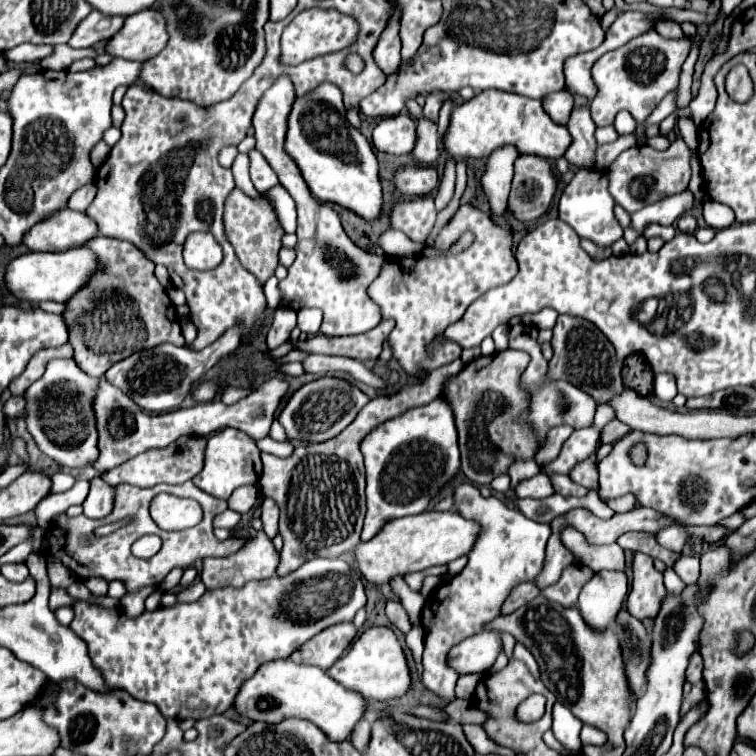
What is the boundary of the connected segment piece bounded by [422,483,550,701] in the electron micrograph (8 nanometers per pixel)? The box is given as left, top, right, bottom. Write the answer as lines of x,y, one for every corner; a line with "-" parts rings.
470,483
456,487
454,499
456,511
482,523
482,533
468,555
466,567
456,577
450,577
436,591
432,591
422,609
422,627
426,633
422,653
422,681
430,691
448,701
454,699
454,687
460,677
460,673
448,665
450,649
466,637
484,631
486,623
500,617
502,603
520,583
536,581
544,569
546,541
550,537
550,525
524,517
518,509
506,507
496,497
484,499

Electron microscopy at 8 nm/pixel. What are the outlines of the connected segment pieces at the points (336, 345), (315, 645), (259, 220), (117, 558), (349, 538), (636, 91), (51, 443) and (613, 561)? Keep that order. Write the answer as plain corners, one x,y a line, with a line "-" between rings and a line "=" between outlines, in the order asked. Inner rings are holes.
384,319
378,323
372,331
360,335
360,337
324,337
314,335
306,341
294,341
298,349
304,349
308,353
324,353
324,355
342,355
358,361
376,361
382,353
382,343
386,339
386,333
394,329
392,319
=
352,621
336,623
324,629
324,633
318,633
310,641
306,641
300,649
296,649
290,655
290,661
304,663
304,665
316,665
326,671
332,663
338,661
338,657
350,645
354,635
356,635
356,627
=
234,189
226,201
224,225
226,225
228,241
232,243
240,263
250,273
254,273
260,279
260,283
266,283
266,279
274,275
276,265
279,264
278,254
282,247
280,239
284,235
284,231
280,229
280,223
276,221
276,215
272,213
272,209
268,209
268,201
250,199
240,189
=
186,481
182,485
154,485
150,489
142,489
142,487
134,487
134,485
118,485
116,489
116,503
114,503
114,511
104,517
104,519
88,519
86,515
78,515
78,517
66,517
66,513
58,515
54,521
58,527
66,529
66,557
72,559
72,563
64,563
72,573
76,573
80,579
86,579
86,577
102,577
106,581
122,581
126,585
126,591
128,593
136,593
144,587
158,587
164,577
174,569
174,567
182,567
186,569
190,563
194,563
196,559
204,559
204,557
226,557
230,553
234,553
236,549
242,547
242,537
232,537
232,541
218,541
214,537
214,527
212,527
212,521
216,515
220,515
222,511
226,511
228,503
224,499
218,499
218,497
212,497
208,493
204,493
202,489
198,489
192,481
-
158,493
170,493
170,495
178,495
178,497
192,497
200,503
202,511
204,511
204,517
202,521
192,527
192,529
184,529
184,531
162,531
150,517
150,501
158,495
-
126,515
132,515
134,521
120,529
120,531
114,531
112,535
108,537
100,537
96,539
94,537
94,529
96,525
106,525
106,523
114,523
-
70,533
78,533
78,539
82,541
82,545
78,547
78,551
68,551
68,535
-
150,533
156,533
160,539
162,539
162,549
152,557
152,559
138,559
132,555
130,547
134,541
138,541
140,537
144,535
150,535
=
456,359
444,367
434,369
424,381
404,385
398,393
394,395
378,395
370,399
370,403
358,413
356,421
344,429
338,437
332,441
324,443
308,443
306,447
296,447
294,453
286,459
280,459
270,453
262,453
262,465
264,465
264,475
260,475
260,485
266,497
272,497
278,507
280,507
280,535
284,537
284,549
280,551
280,565
278,565
278,577
286,577
288,573
296,571
300,565
304,565
310,559
316,557
340,557
344,553
352,553
360,545
360,531
362,531
362,521
366,513
366,477
364,477
364,463
362,463
362,453
358,449
358,443
370,433
372,427
380,425
382,421
388,421
400,413
404,413
410,407
418,405
428,405
436,397
440,397
440,385
452,377
452,373
458,373
464,367
462,359
=
656,31
634,37
630,43
622,45
616,51
602,55
592,67
592,77
598,85
598,95
590,103
592,119
598,127
612,125
618,111
628,111
636,123
644,123
656,105
678,87
682,63
690,51
688,39
664,39
=
74,359
50,361
44,377
26,389
24,397
28,397
28,431
34,437
40,451
44,451
62,467
82,469
90,467
98,459
96,425
90,407
94,389
96,379
80,371
=
566,529
564,531
564,545
568,545
568,549
572,549
586,567
590,567
592,571
600,571
600,569
616,569
616,571
626,571
626,555
624,549
616,545
588,545
584,541
582,533
576,533
576,529

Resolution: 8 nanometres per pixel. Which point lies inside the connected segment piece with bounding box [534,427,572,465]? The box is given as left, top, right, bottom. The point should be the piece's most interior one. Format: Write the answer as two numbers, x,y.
556,439

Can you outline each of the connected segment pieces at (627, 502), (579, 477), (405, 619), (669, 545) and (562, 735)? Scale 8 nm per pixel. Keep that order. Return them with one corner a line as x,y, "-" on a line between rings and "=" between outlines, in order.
628,493
628,495
618,497
618,499
608,499
606,505
608,505
612,511
616,511
616,513
624,513
624,511
634,509
634,505
636,505
636,497
634,497
632,493
=
596,451
586,461
580,461
576,467
572,467
568,477
586,489
598,491
600,485
598,485
598,469
596,469
=
388,601
388,605
386,605
386,615
388,615
388,619
392,621
392,625
398,627
402,633
408,633
408,631
412,629
410,617
408,617
406,609
404,609
398,601
=
670,525
670,527
664,527
664,529
660,529
660,531
656,533
656,541
658,541
662,547
680,553
682,547
684,547
684,541
686,541
686,533
684,533
680,527
=
554,703
554,725
552,731
556,735
556,739
562,743
562,747
566,751
580,751
582,743
580,743
580,729
582,729
582,721
576,719
564,705

